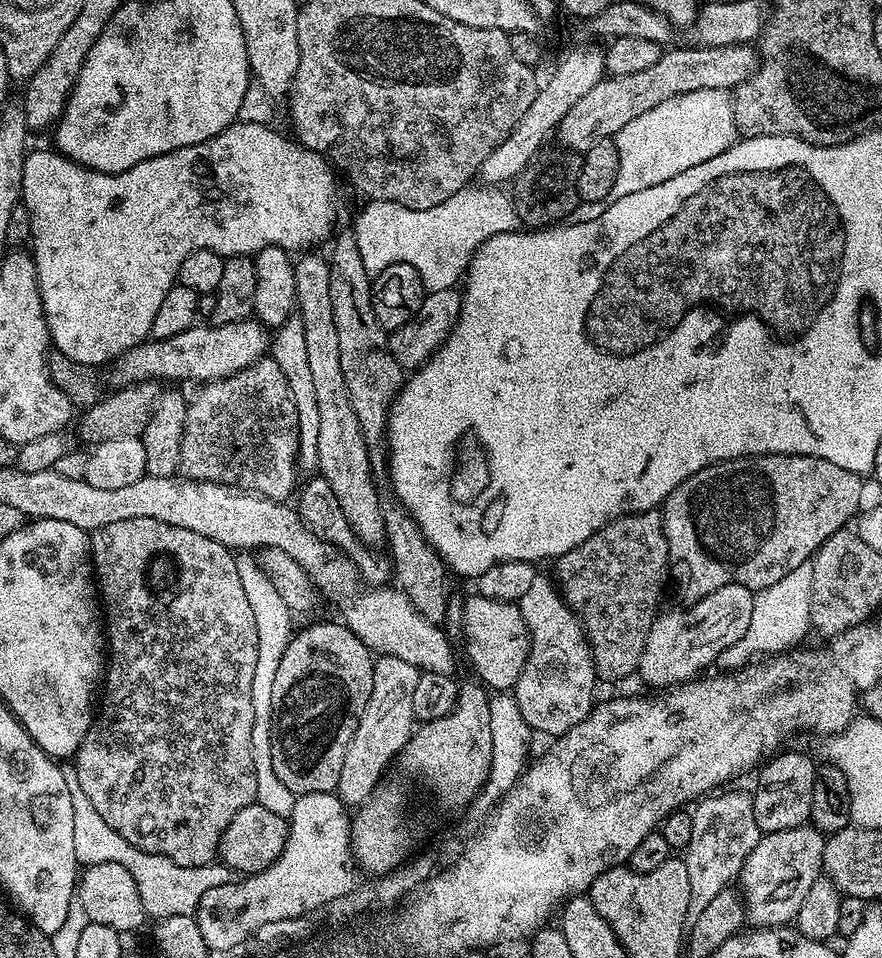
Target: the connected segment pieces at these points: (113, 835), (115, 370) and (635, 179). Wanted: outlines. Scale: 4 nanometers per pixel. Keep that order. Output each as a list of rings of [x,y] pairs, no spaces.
[[[61,763],[60,769],[62,778],[66,778],[66,790],[70,790],[70,806],[74,806],[74,854],[77,865],[126,866],[126,870],[130,870],[130,878],[134,878],[134,886],[138,886],[138,896],[142,898],[142,906],[149,917],[166,919],[172,915],[193,915],[206,890],[230,880],[229,869],[225,868],[223,863],[213,862],[197,868],[187,868],[178,866],[178,862],[168,856],[159,856],[135,848],[133,844],[126,842],[126,838],[122,838],[122,834],[118,834],[118,830],[109,826],[106,818],[98,814],[98,810],[94,810],[94,802],[90,802],[82,786],[78,786],[75,763]]]
[[[255,318],[239,320],[233,324],[200,327],[193,326],[182,330],[182,334],[174,334],[174,338],[161,340],[149,338],[144,343],[126,350],[121,356],[116,357],[114,363],[107,369],[109,370],[106,372],[107,383],[113,389],[119,390],[128,387],[129,384],[140,384],[143,380],[157,382],[165,382],[164,380],[179,382],[184,379],[196,379],[201,382],[221,380],[250,367],[270,348],[269,329]]]
[[[722,88],[694,90],[690,94],[675,96],[654,106],[652,110],[646,110],[641,116],[635,116],[614,139],[618,146],[618,178],[614,178],[611,199],[617,200],[626,198],[626,194],[638,194],[638,190],[650,190],[650,186],[658,186],[658,182],[666,182],[674,178],[674,174],[682,174],[682,170],[702,166],[702,162],[718,158],[718,154],[736,143],[738,133],[732,99]]]

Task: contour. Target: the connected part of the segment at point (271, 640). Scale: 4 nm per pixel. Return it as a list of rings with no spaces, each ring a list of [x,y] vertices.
[[[244,554],[236,561],[238,578],[242,578],[242,587],[246,589],[246,599],[254,609],[254,626],[258,626],[258,663],[254,665],[254,683],[250,685],[250,706],[254,706],[254,730],[252,731],[252,753],[254,754],[254,770],[258,778],[256,803],[266,806],[274,814],[288,818],[294,810],[297,797],[274,774],[272,761],[272,695],[274,694],[274,677],[278,675],[278,662],[282,662],[282,654],[286,654],[286,646],[292,640],[294,613],[288,603],[278,594],[274,582],[262,571],[251,555]]]

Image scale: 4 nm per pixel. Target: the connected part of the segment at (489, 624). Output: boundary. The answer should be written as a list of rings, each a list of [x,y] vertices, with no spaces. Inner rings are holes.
[[[475,594],[469,596],[469,600],[463,601],[462,633],[464,632],[464,648],[468,651],[468,660],[477,672],[475,675],[479,683],[489,689],[497,688],[500,692],[506,691],[507,688],[508,691],[515,689],[518,674],[522,674],[522,666],[526,666],[530,639],[528,627],[520,613],[520,605],[494,602],[490,598]]]

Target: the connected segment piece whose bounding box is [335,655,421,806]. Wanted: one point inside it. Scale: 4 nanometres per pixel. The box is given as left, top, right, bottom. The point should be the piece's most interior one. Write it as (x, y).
(388, 722)

